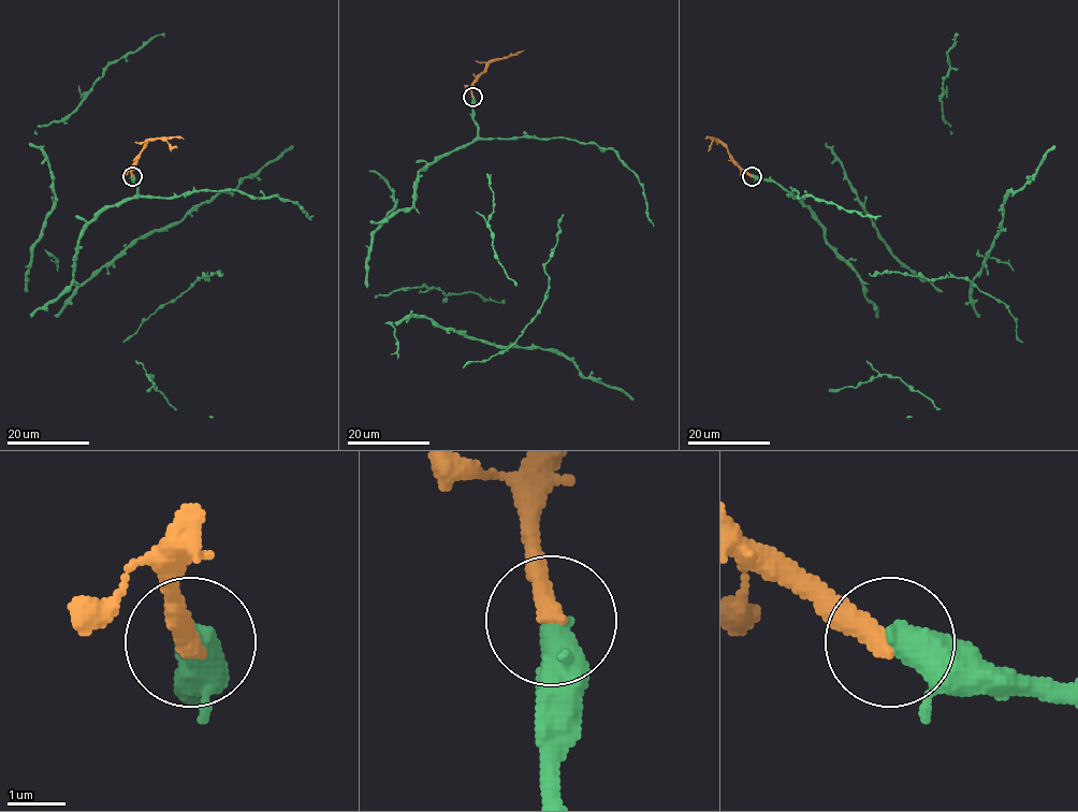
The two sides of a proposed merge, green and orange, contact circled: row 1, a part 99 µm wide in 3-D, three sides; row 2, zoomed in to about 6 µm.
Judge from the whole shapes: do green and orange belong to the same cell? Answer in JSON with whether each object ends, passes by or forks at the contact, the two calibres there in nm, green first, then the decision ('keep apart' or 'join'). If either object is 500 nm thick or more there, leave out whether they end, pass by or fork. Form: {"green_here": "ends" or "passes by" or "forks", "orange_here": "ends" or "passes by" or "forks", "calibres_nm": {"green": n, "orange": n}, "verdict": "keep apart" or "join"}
{"green_here": "passes by", "orange_here": "ends", "calibres_nm": {"green": 380, "orange": 380}, "verdict": "join"}

